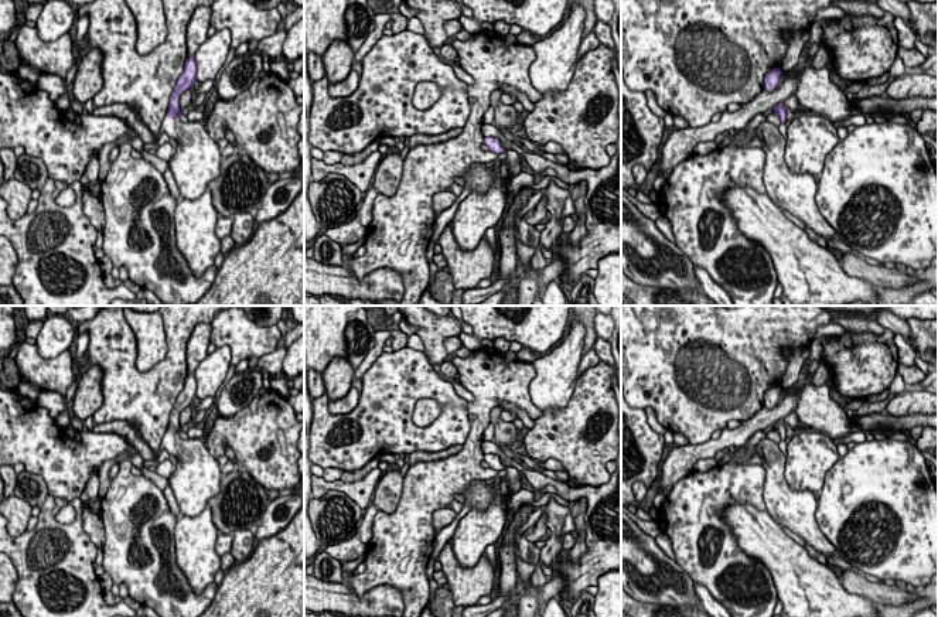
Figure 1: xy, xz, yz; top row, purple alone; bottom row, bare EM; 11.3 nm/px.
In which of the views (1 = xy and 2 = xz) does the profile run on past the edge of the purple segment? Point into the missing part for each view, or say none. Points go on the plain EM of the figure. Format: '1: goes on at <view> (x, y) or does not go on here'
1: goes on at xy (197, 477)
2: does not go on here

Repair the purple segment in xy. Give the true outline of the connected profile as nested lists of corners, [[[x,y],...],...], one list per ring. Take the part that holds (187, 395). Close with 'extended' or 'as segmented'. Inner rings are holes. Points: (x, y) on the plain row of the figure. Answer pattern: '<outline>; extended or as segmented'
[[[194,374],[187,375],[170,413],[168,427],[161,439],[160,450],[177,459],[174,473],[167,478],[181,515],[197,517],[208,505],[208,500],[221,490],[222,471],[204,439],[181,439],[180,413],[191,406],[197,392]]]; extended

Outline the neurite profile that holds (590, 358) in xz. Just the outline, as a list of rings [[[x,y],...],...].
[[[593,348],[589,352],[583,354],[581,362],[579,365],[577,378],[580,378],[587,368],[597,365],[598,362],[600,358]]]

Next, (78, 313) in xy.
[[[66,306],[68,317],[71,317],[76,323],[83,323],[92,320],[102,306]]]

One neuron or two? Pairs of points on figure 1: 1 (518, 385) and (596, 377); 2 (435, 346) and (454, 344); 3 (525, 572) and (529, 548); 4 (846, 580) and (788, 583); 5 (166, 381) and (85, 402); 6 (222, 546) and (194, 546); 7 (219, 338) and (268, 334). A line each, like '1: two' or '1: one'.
1: two
2: two
3: two
4: two
5: two
6: two
7: one

